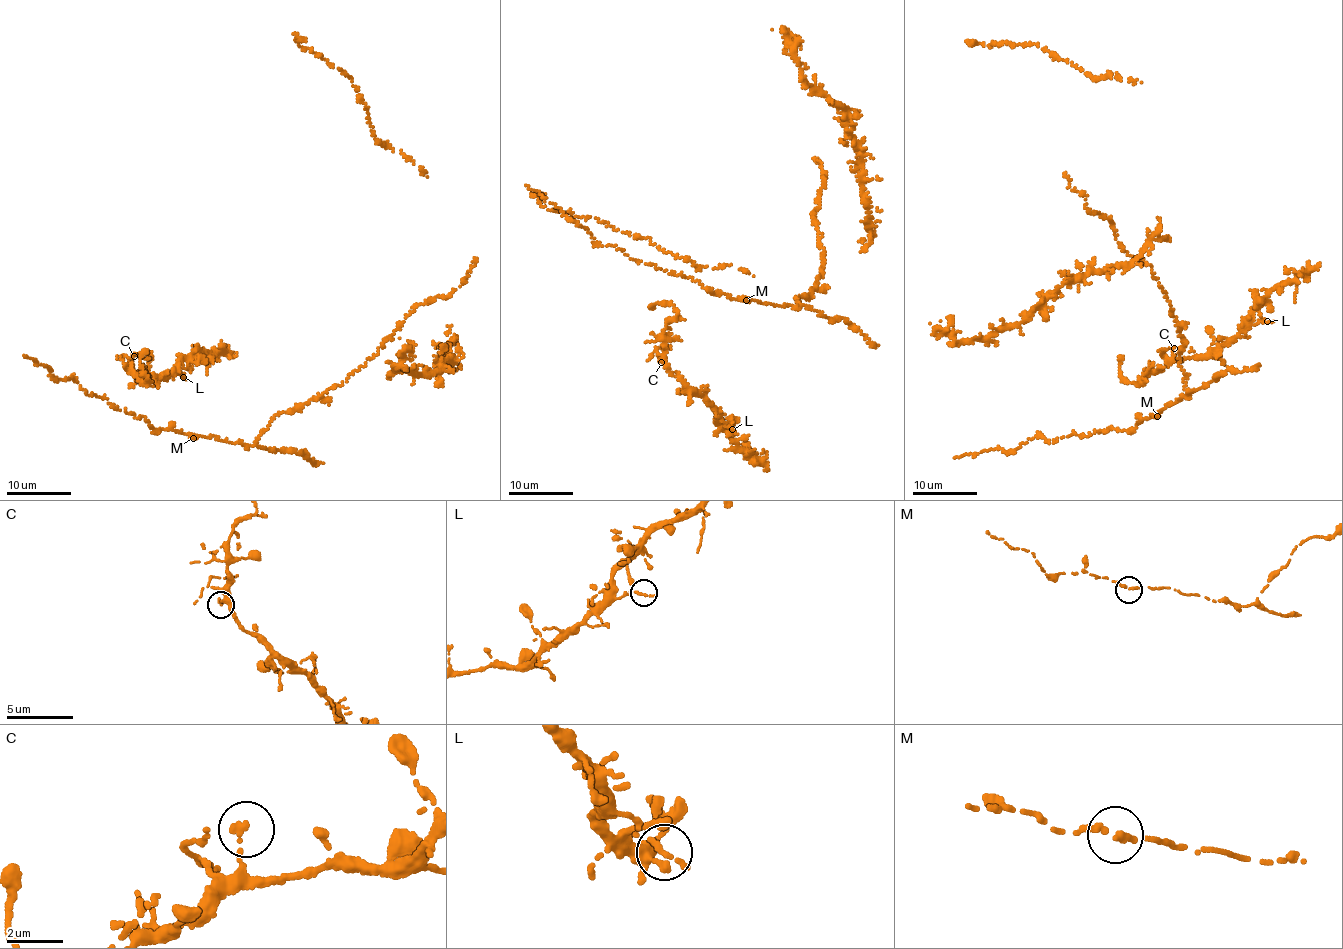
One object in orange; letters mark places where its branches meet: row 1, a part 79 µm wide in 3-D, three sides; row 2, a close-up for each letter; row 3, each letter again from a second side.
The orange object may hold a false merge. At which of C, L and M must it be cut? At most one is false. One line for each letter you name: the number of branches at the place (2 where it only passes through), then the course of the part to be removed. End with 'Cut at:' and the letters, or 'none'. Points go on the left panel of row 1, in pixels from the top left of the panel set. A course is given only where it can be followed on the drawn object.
Cut at: none

